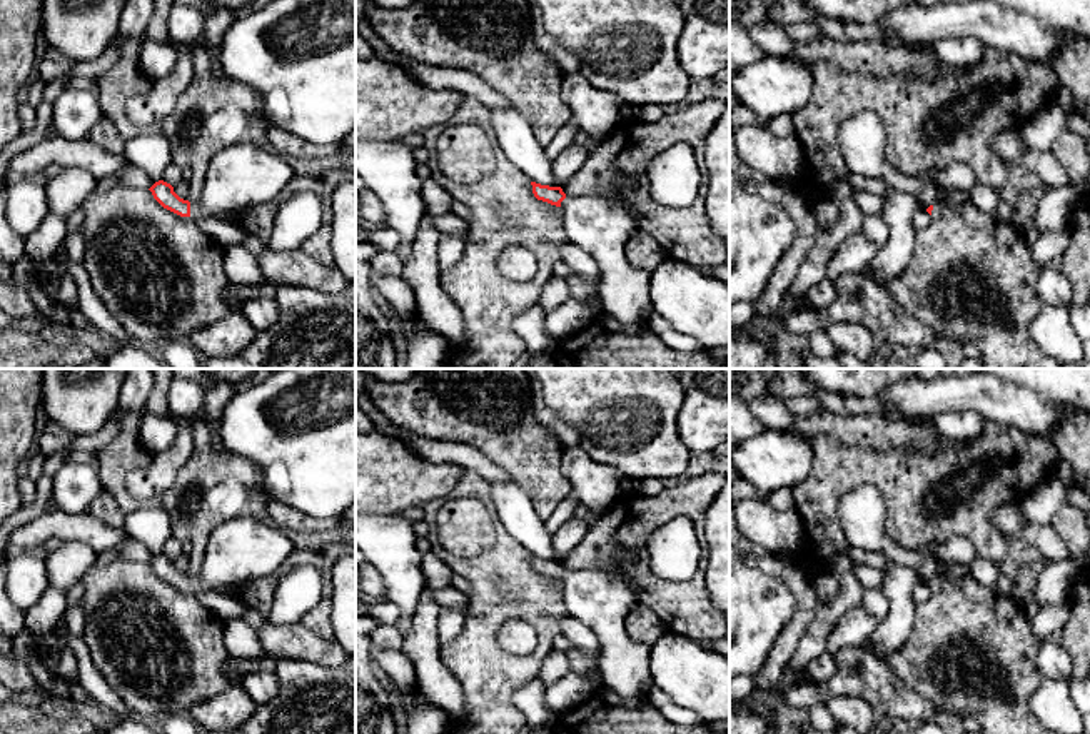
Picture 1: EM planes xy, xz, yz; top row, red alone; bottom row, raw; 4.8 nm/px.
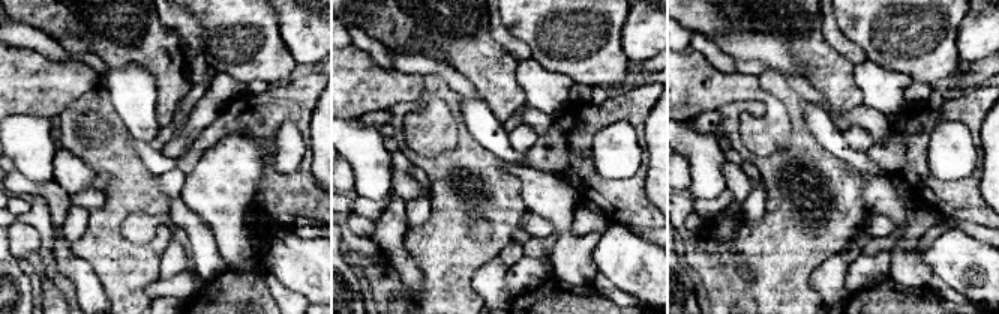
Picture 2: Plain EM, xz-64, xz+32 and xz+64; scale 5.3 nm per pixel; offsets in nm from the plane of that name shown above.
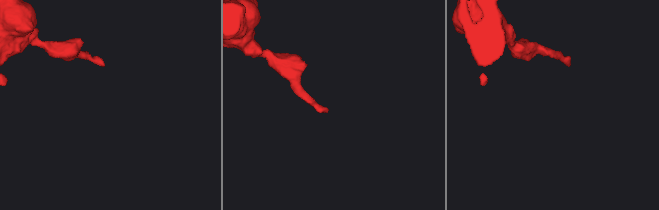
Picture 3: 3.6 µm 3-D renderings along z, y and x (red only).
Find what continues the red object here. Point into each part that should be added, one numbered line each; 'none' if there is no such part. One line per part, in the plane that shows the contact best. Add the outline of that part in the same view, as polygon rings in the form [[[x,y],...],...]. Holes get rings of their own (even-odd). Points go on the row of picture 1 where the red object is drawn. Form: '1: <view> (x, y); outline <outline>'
1: xy (239, 177); outline [[[235,143],[215,153],[190,219],[244,212],[279,197],[294,172],[285,157],[254,143]]]

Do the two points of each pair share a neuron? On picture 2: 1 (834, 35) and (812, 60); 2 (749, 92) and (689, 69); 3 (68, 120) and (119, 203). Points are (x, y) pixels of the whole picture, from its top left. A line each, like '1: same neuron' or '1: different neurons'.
1: different neurons
2: same neuron
3: same neuron

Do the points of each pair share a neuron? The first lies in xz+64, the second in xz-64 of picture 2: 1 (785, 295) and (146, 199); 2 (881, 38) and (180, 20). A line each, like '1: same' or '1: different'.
1: same
2: different

